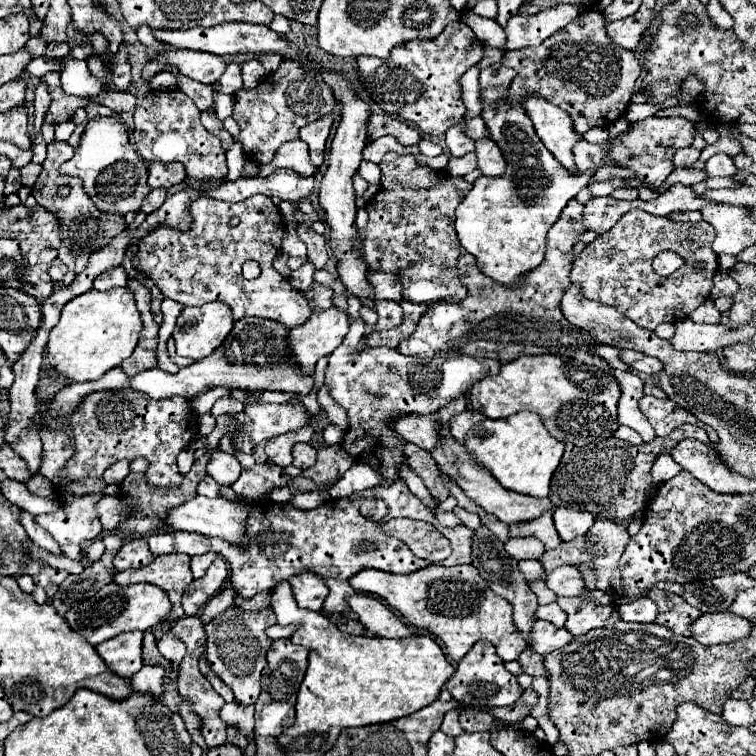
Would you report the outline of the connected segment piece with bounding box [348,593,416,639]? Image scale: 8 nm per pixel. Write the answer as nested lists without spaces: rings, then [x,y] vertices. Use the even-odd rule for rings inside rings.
[[[354,593],[352,597],[348,597],[348,605],[360,617],[360,623],[368,629],[368,633],[376,637],[404,639],[416,635],[376,597],[370,597],[366,593]]]

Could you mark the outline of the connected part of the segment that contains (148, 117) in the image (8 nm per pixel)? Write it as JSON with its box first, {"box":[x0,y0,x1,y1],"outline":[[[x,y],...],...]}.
{"box":[134,89,226,179],"outline":[[[180,89],[174,91],[148,91],[146,99],[134,109],[134,143],[138,153],[146,161],[172,163],[180,161],[192,179],[226,179],[226,155],[222,151],[220,139],[200,123],[200,111],[194,101]]]}

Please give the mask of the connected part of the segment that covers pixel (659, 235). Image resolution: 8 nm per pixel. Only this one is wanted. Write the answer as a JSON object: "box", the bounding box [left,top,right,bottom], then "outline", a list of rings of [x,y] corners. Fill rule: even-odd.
{"box":[570,209,718,331],"outline":[[[632,209],[576,257],[570,281],[582,287],[586,299],[612,305],[636,325],[654,331],[660,323],[686,319],[710,297],[712,277],[718,271],[718,255],[712,251],[714,235],[714,227],[706,221],[674,223],[666,217]],[[660,251],[674,251],[684,259],[684,265],[670,277],[660,277],[652,269],[652,259]],[[696,261],[704,261],[704,271],[694,271]]]}

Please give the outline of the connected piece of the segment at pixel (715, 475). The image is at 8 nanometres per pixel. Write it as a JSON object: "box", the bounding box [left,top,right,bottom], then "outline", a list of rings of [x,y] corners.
{"box":[670,439,752,493],"outline":[[[682,439],[670,455],[682,469],[690,471],[698,481],[706,483],[712,491],[720,493],[748,493],[752,485],[742,475],[736,475],[724,467],[722,459],[716,455],[714,449],[700,443],[698,439]]]}

